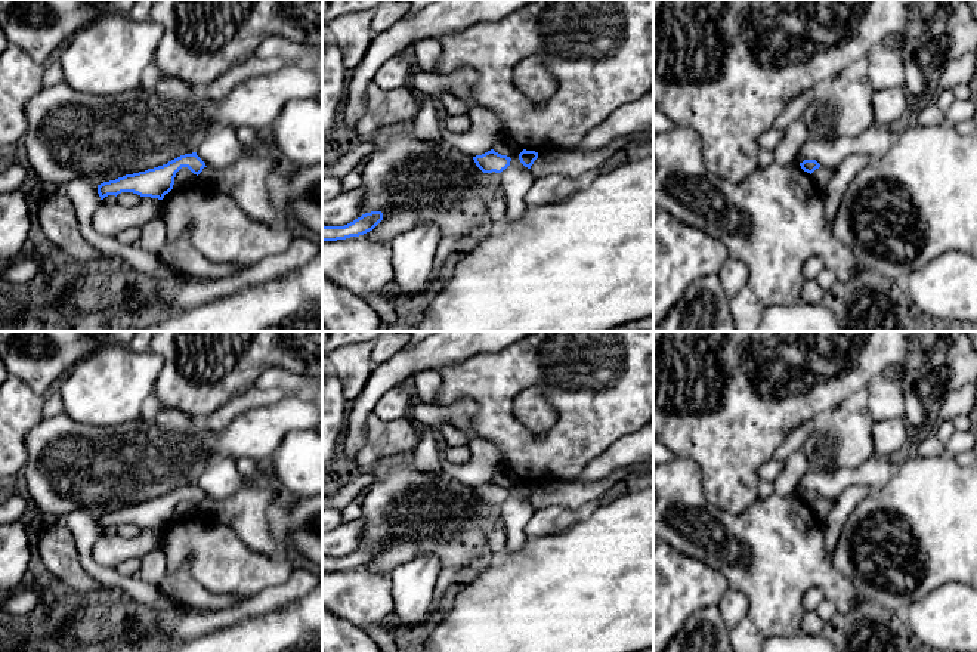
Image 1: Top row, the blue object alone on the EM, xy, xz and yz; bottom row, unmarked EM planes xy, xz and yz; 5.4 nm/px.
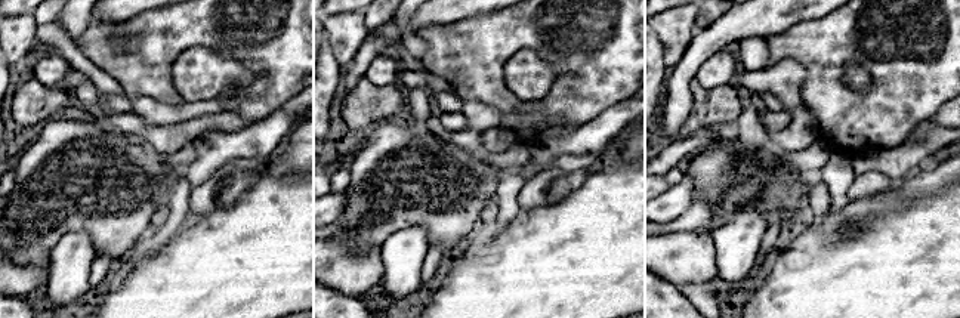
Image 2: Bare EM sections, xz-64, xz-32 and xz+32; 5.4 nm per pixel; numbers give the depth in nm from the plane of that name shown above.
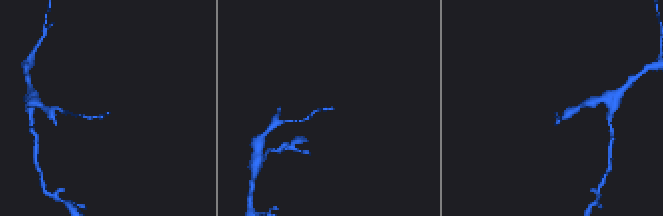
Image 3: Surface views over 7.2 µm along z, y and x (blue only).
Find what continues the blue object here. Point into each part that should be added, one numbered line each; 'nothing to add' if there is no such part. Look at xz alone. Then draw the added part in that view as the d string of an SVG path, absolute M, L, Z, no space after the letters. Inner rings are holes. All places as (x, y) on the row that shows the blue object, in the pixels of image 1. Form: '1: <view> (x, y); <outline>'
nothing to add

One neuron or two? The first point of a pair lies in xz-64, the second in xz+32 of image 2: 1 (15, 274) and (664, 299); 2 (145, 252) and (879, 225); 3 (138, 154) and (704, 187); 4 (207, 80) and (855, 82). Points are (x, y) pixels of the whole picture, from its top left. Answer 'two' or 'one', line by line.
1: two
2: two
3: one
4: one

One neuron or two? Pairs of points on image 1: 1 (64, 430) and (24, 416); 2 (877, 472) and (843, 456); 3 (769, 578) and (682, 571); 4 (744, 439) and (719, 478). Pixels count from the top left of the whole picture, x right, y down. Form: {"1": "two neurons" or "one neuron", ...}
{"1": "two neurons", "2": "two neurons", "3": "two neurons", "4": "one neuron"}

